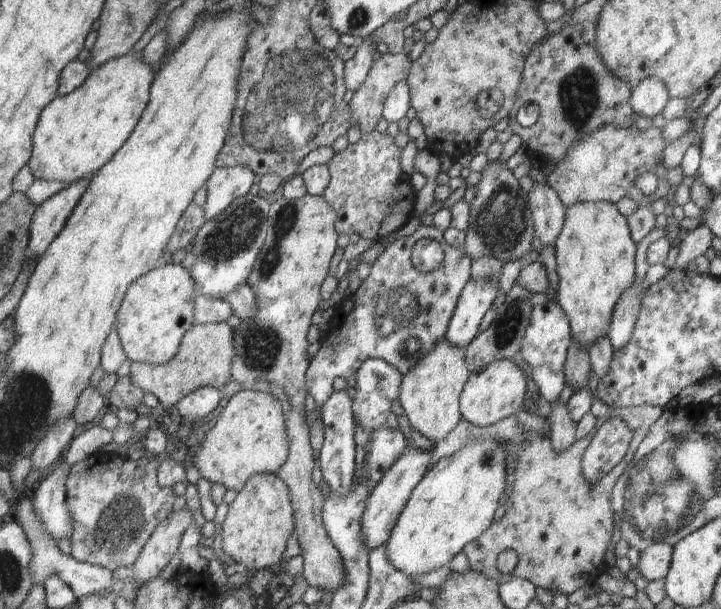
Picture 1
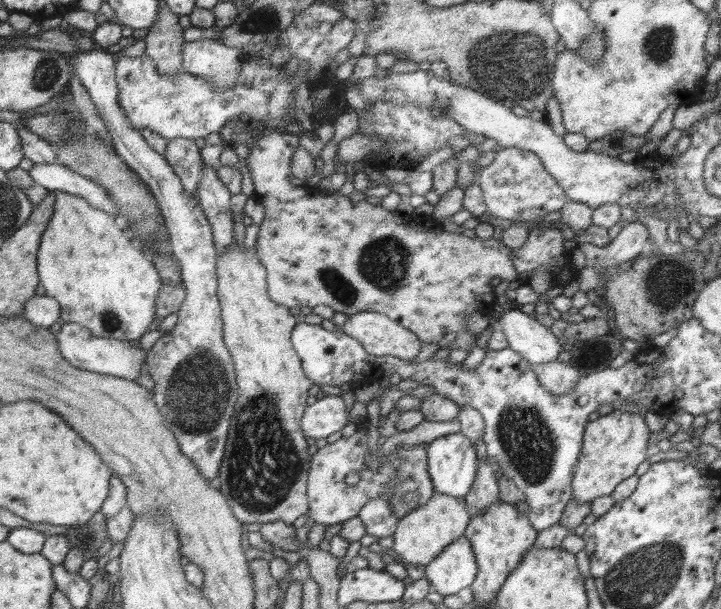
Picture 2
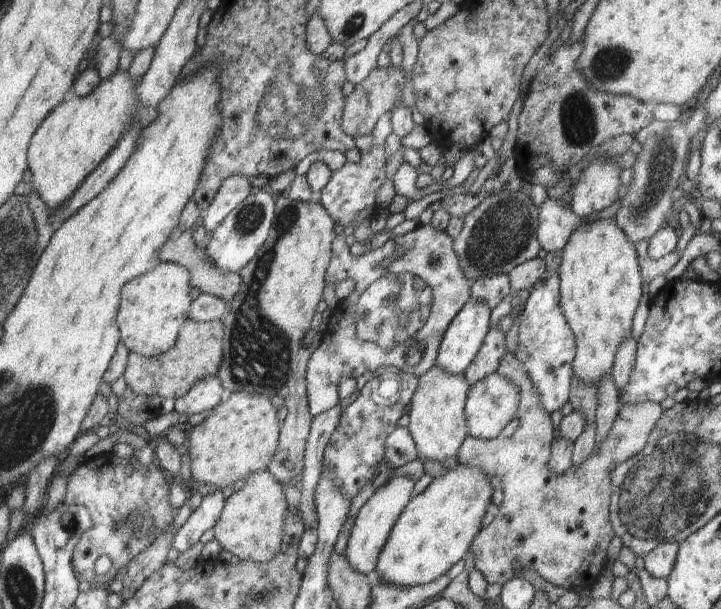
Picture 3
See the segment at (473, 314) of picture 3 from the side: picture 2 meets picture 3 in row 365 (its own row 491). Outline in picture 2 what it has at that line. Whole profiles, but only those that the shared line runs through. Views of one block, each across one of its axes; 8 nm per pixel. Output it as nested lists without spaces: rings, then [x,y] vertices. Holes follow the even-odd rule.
[[[460,432],[450,433],[432,440],[430,444],[427,444],[426,452],[428,453],[428,473],[434,489],[439,494],[464,499],[475,484],[479,466],[476,450],[470,439]]]

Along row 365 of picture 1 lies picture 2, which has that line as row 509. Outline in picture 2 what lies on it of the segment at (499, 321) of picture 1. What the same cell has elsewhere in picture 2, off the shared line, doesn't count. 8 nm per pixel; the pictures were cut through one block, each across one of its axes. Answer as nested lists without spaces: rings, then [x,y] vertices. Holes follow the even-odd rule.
[[[480,461],[475,484],[464,498],[470,518],[486,513],[494,504],[500,503],[499,485],[490,463]]]

